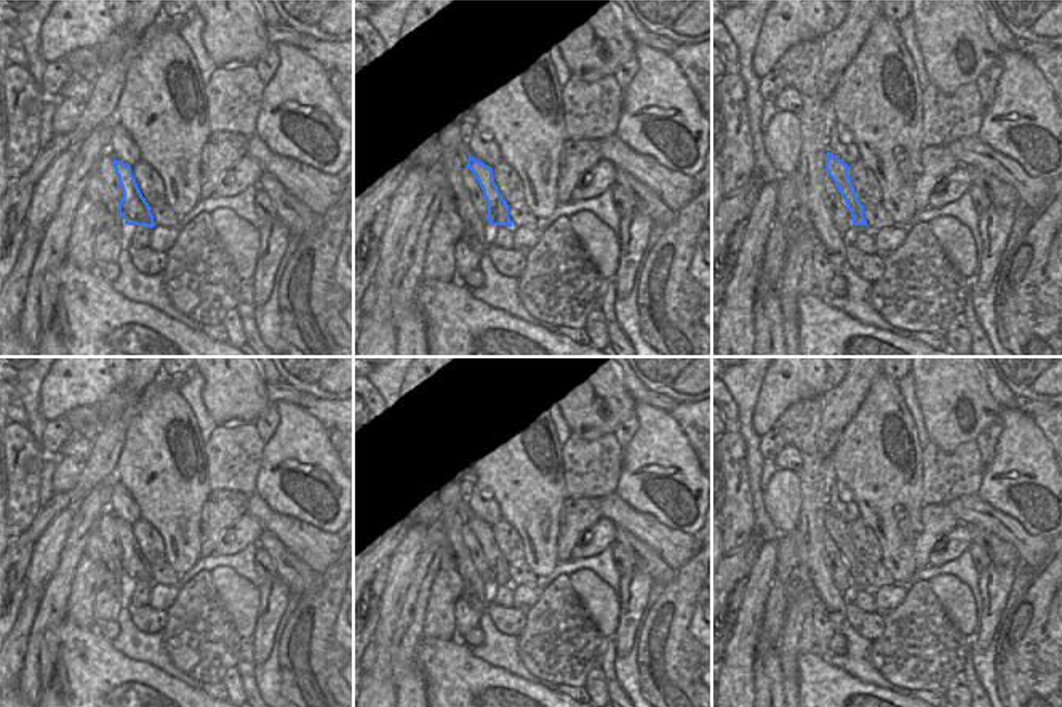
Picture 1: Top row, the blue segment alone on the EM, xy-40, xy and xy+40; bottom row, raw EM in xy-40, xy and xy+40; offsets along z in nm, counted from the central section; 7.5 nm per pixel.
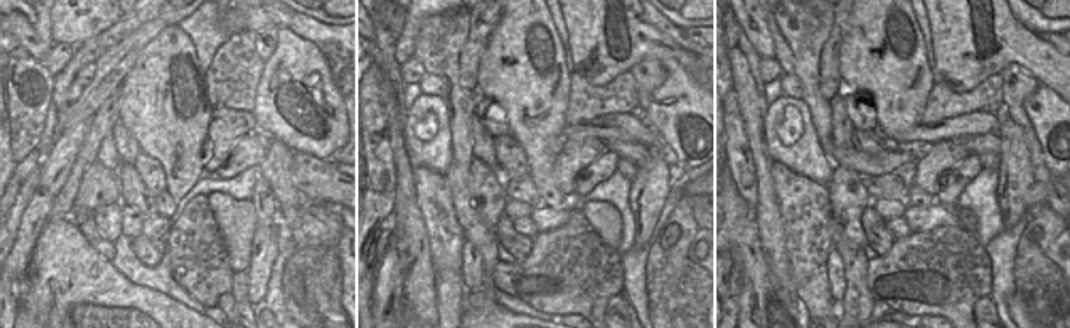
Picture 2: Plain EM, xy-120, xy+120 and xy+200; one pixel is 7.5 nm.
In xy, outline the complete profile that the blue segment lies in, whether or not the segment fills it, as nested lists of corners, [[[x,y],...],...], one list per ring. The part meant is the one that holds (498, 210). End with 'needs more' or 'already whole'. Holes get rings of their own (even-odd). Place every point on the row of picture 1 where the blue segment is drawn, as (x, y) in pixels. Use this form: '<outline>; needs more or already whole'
[[[470,155],[467,158],[465,166],[472,171],[472,174],[475,176],[475,179],[478,181],[478,184],[483,190],[483,197],[488,205],[489,226],[512,227],[512,221],[509,218],[509,205],[502,198],[502,195],[494,182],[493,168]]]; already whole

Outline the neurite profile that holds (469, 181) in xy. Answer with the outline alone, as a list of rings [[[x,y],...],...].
[[[467,166],[462,168],[462,184],[464,184],[464,187],[467,189],[469,195],[470,195],[475,213],[486,224],[489,224],[489,221],[488,221],[488,205],[486,205],[486,200],[483,197],[483,190],[481,190],[478,181],[475,179],[475,176],[472,174],[472,171]]]

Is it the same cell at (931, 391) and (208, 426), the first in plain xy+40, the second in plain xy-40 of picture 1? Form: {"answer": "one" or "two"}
{"answer": "two"}

